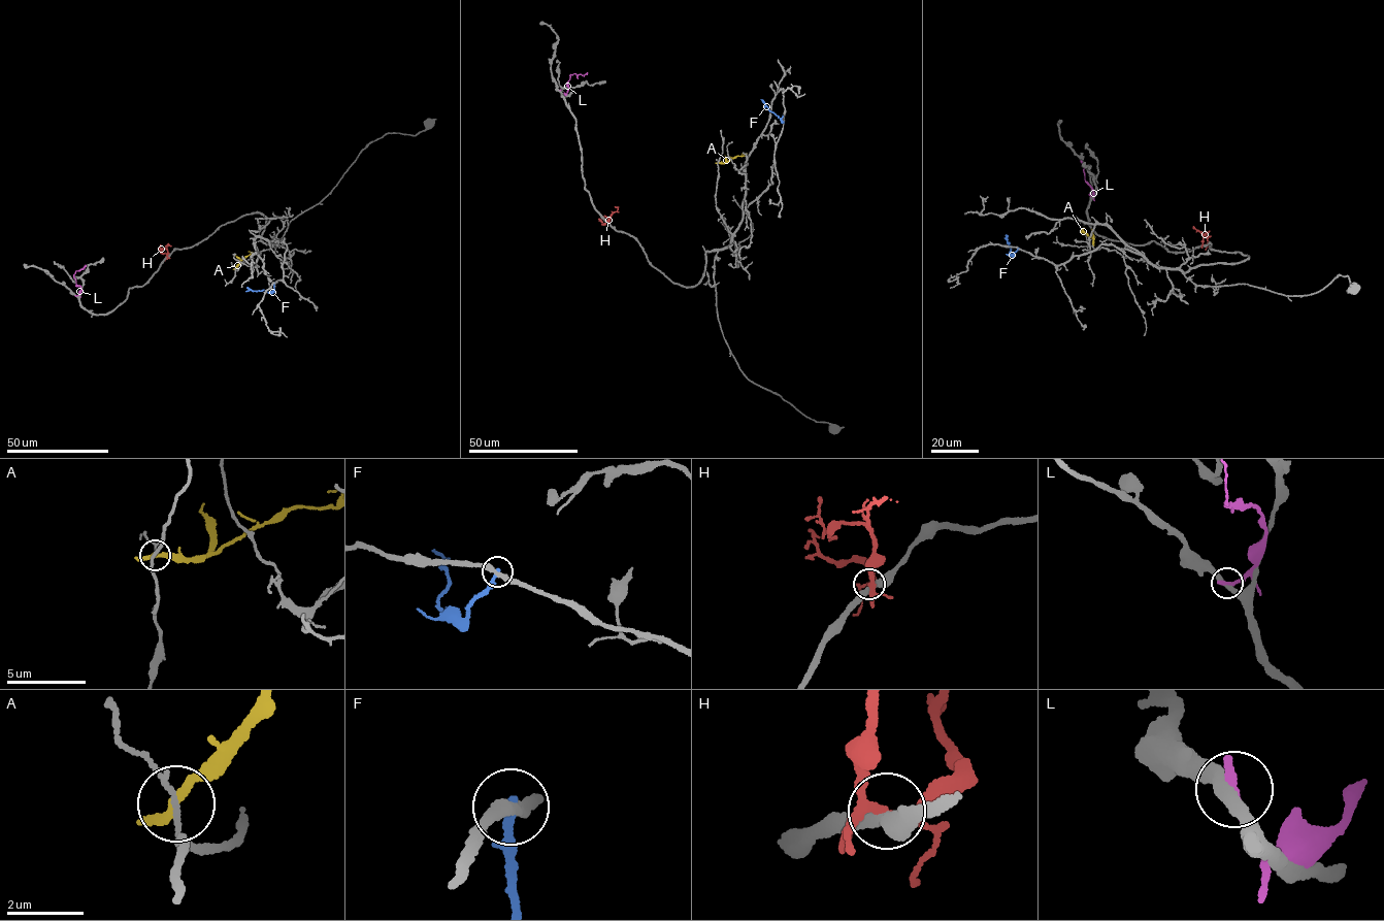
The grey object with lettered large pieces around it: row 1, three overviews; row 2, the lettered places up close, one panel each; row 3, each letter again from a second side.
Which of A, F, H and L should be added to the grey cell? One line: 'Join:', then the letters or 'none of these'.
Join: none of these

